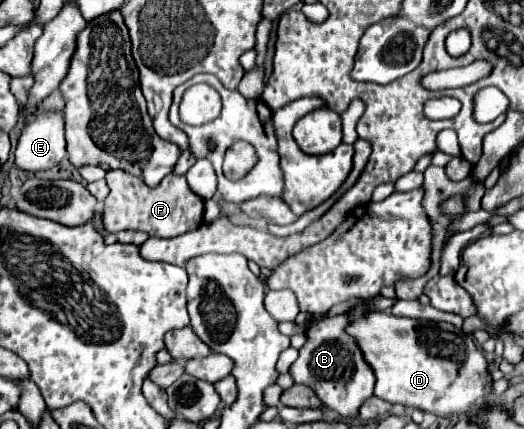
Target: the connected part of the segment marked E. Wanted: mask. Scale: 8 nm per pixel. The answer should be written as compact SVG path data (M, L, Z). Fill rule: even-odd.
M46 110L22 130L16 148L16 166L46 170L56 166L64 156L64 116L60 110Z

